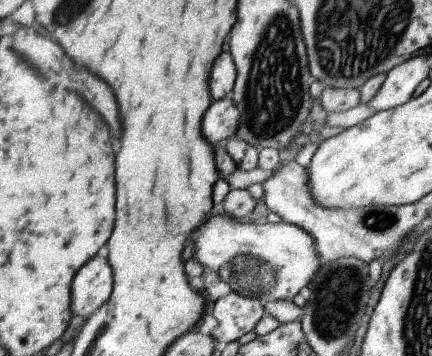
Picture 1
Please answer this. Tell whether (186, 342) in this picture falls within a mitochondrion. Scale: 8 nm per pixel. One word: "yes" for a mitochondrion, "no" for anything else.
no

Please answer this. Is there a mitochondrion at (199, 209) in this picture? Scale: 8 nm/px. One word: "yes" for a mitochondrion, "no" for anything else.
no

